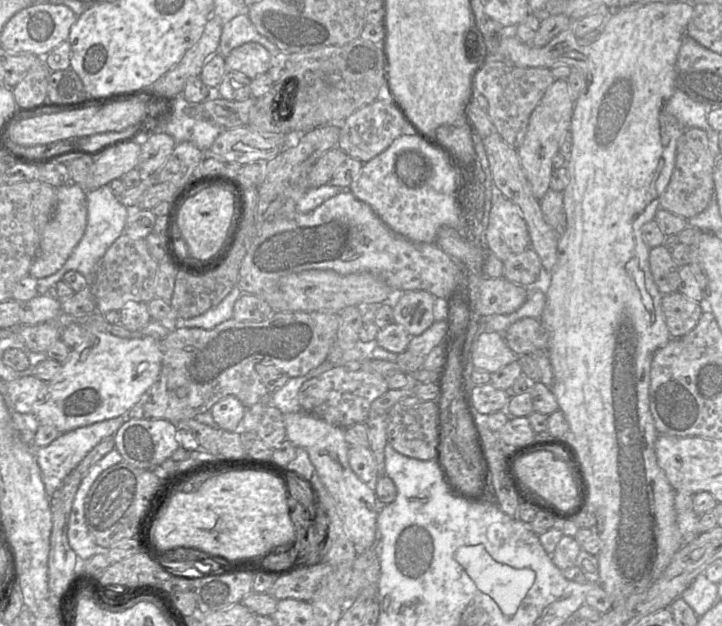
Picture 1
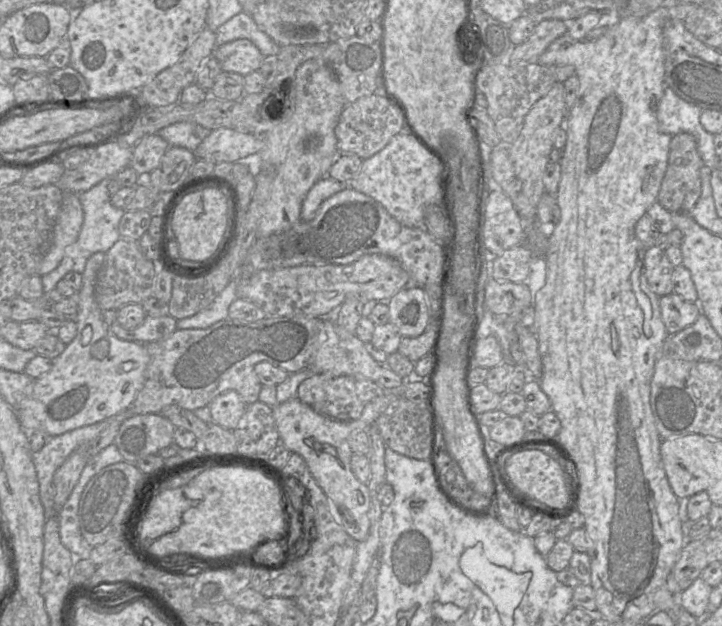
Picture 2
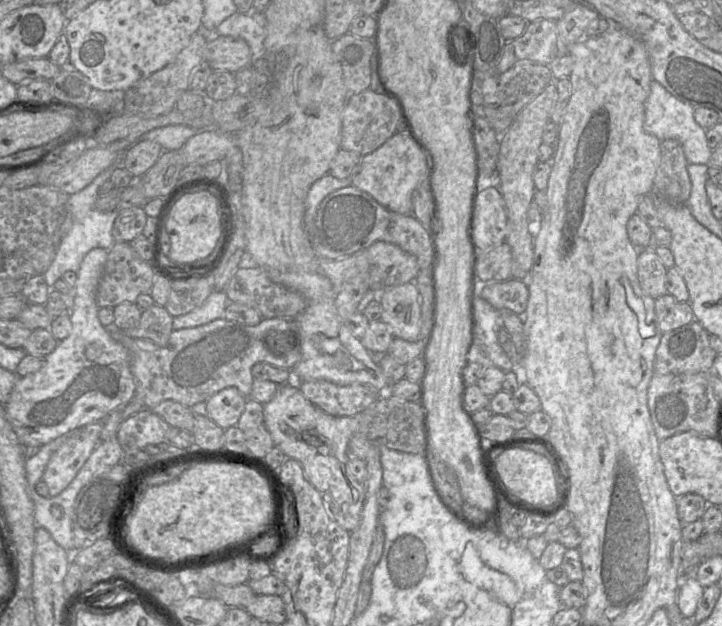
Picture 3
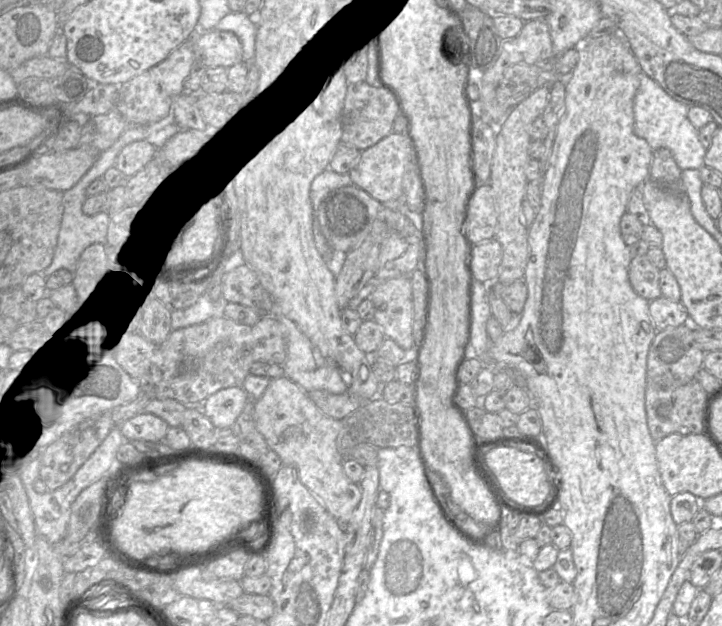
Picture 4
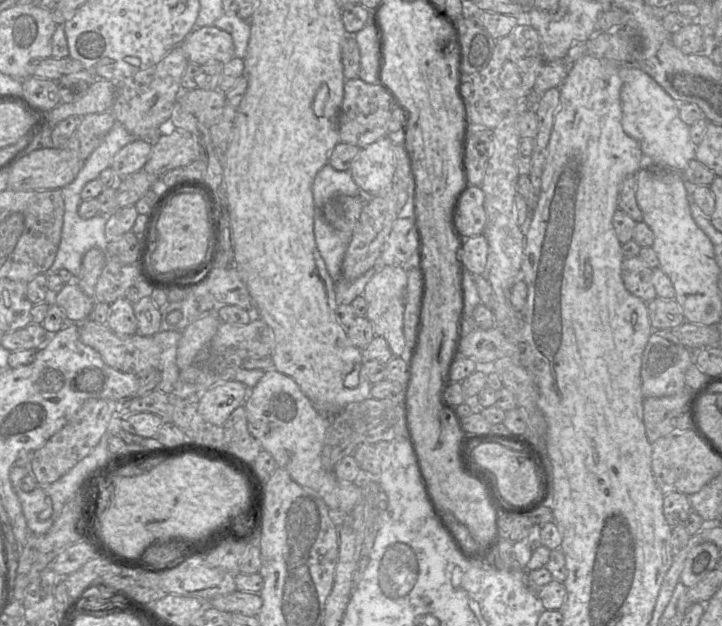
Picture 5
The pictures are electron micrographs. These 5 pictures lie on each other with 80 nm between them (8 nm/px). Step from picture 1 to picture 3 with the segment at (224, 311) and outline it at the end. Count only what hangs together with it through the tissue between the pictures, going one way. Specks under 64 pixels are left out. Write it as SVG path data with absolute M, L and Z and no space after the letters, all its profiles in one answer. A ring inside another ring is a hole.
M213 291L200 307L187 314L173 317L173 330L196 327L224 318L228 302L225 291Z

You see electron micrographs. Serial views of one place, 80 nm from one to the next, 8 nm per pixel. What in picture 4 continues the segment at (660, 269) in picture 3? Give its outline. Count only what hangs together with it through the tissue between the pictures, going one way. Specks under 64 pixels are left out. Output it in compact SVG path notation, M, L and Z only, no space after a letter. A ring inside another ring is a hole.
M646 255L633 257L628 268L628 278L633 290L648 301L662 296L659 271Z

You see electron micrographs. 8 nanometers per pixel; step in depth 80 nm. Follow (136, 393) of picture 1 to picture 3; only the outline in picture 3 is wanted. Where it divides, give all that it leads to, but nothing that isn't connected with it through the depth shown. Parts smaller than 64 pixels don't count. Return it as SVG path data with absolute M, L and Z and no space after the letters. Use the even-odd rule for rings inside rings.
M94 248L82 260L73 289L73 307L69 312L72 330L68 337L58 341L53 352L45 357L44 366L35 373L19 377L4 405L6 416L19 441L24 446L43 446L77 428L103 421L109 413L124 406L135 396L136 386L130 370L131 356L128 349L113 336L113 331L104 327L98 318L99 306L96 293L108 250Z

